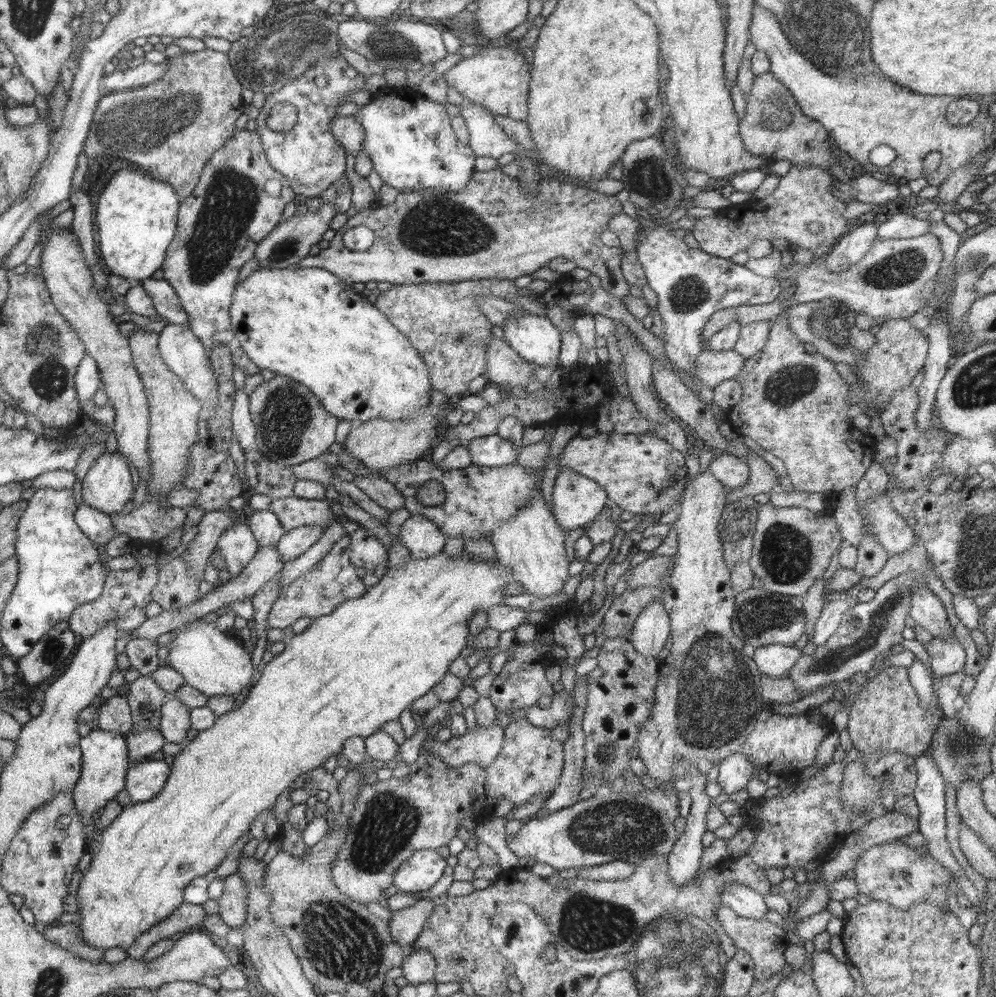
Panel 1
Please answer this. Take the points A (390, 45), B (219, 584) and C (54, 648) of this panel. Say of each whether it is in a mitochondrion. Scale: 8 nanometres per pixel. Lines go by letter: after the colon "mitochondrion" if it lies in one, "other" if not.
A: mitochondrion
B: other
C: mitochondrion

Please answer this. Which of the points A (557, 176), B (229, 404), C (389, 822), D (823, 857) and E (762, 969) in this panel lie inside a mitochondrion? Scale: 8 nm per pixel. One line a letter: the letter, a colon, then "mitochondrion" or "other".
A: other
B: other
C: mitochondrion
D: other
E: other

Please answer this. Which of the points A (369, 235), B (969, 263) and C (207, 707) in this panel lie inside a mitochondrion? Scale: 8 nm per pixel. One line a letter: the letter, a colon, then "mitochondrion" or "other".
A: other
B: mitochondrion
C: other

